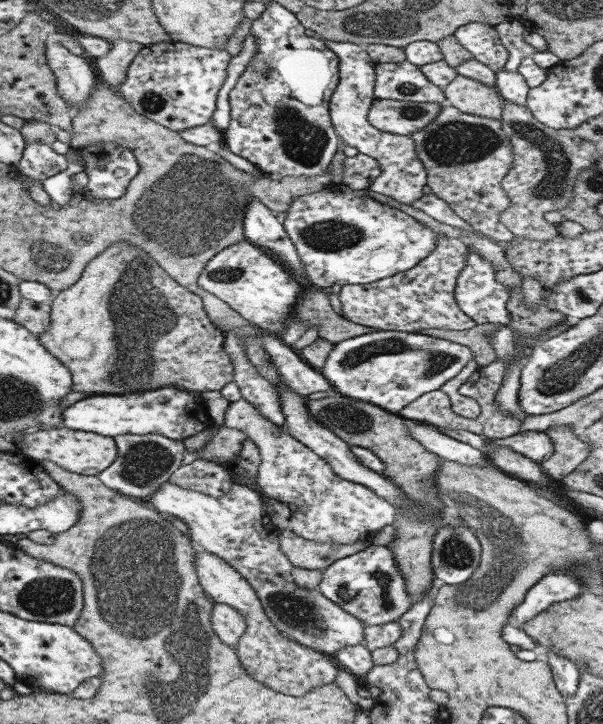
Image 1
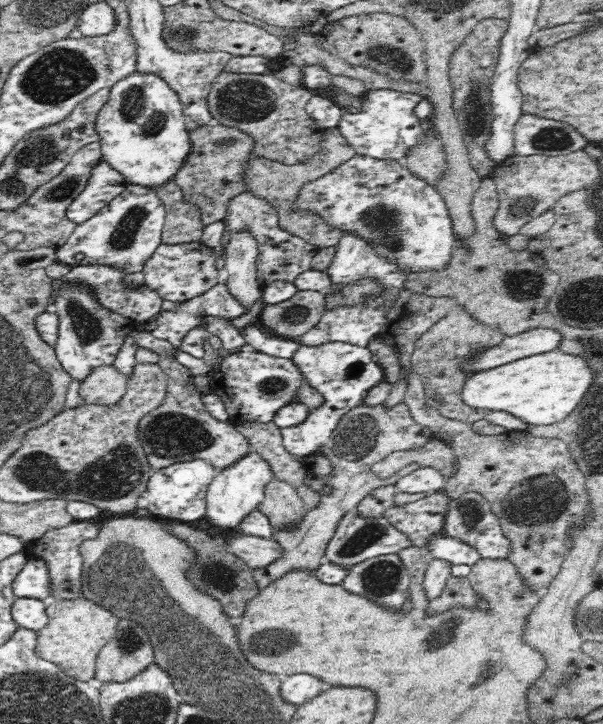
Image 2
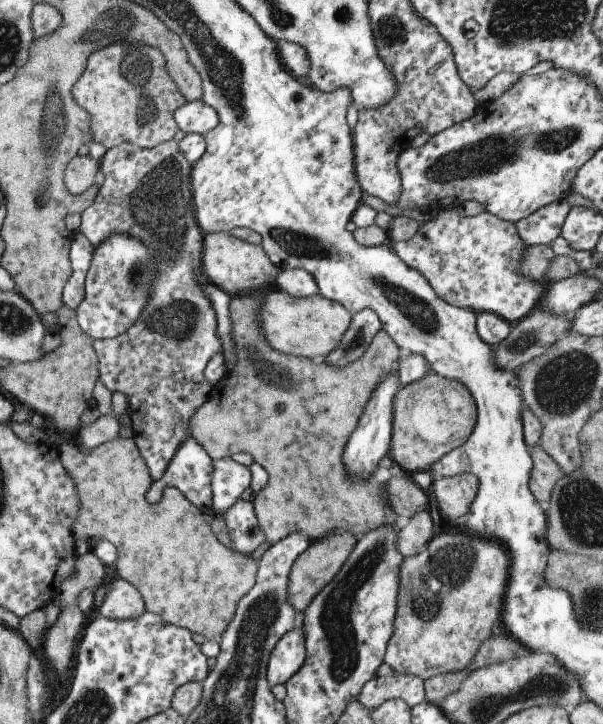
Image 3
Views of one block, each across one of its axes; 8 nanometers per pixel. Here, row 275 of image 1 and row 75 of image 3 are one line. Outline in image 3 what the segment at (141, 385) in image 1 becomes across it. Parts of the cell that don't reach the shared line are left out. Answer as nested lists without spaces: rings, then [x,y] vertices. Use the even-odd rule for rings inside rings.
[[[108,43],[104,49],[94,52],[88,60],[86,71],[72,88],[73,100],[89,115],[89,130],[92,142],[102,144],[106,150],[123,143],[139,148],[155,148],[170,141],[179,132],[174,121],[174,112],[187,101],[169,78],[163,55],[154,48],[141,43]]]

